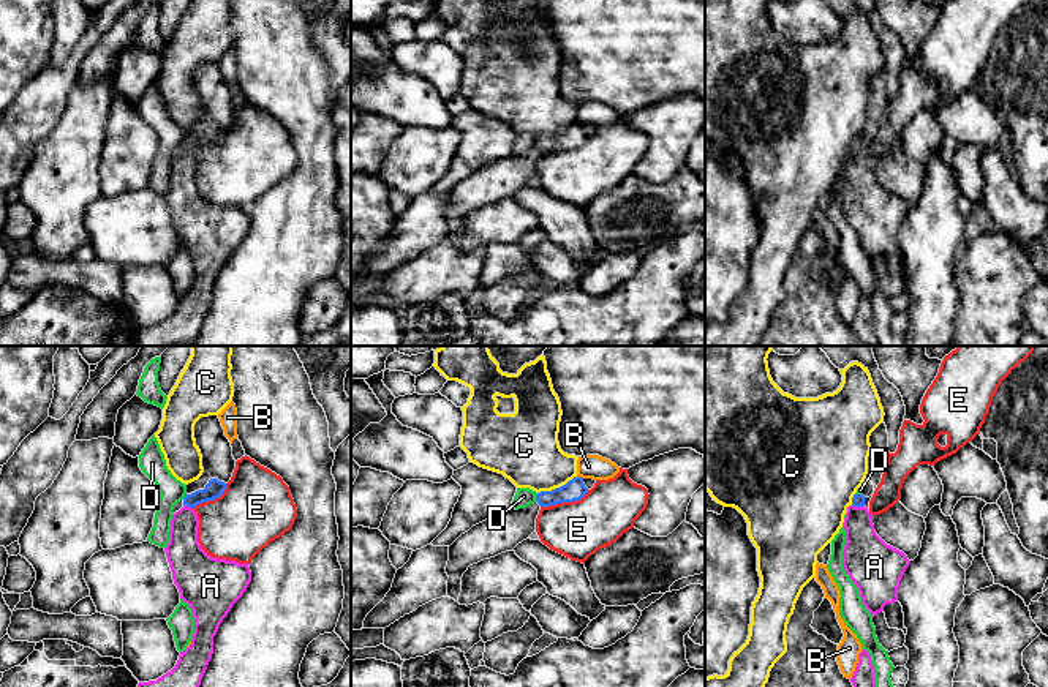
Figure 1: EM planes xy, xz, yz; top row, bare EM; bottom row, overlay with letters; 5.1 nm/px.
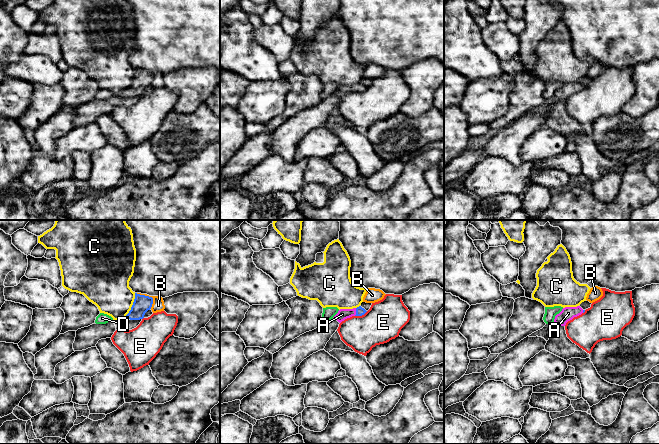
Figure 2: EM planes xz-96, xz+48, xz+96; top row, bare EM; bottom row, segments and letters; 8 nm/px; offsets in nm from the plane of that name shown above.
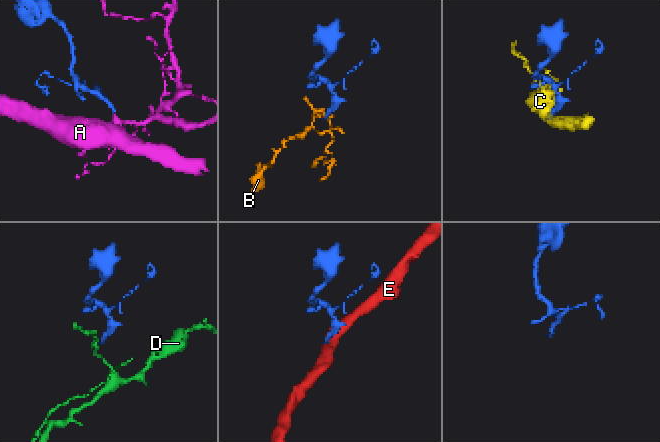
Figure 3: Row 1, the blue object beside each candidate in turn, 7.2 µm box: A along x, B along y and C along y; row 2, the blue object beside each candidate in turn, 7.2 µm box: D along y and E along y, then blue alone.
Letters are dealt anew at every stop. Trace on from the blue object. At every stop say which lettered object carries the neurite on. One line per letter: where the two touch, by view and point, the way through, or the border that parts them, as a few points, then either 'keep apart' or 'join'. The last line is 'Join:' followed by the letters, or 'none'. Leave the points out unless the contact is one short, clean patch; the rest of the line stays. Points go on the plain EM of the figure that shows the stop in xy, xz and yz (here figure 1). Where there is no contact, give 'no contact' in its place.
A: meets blue in xy at (188, 152); runs through xy (214, 135), (198, 142), (188, 152), (184, 171), (184, 199); join
B: meets blue in xz at (580, 123); border along xz (577, 122), (582, 125); keep apart
C: meets blue in xz at (557, 135); keep apart
D: meets blue in xz at (536, 144); border along xz (538, 139), (536, 147); keep apart
E: meets blue in xz at (565, 147); border along xz (588, 136), (579, 146), (541, 153); keep apart
Join: A

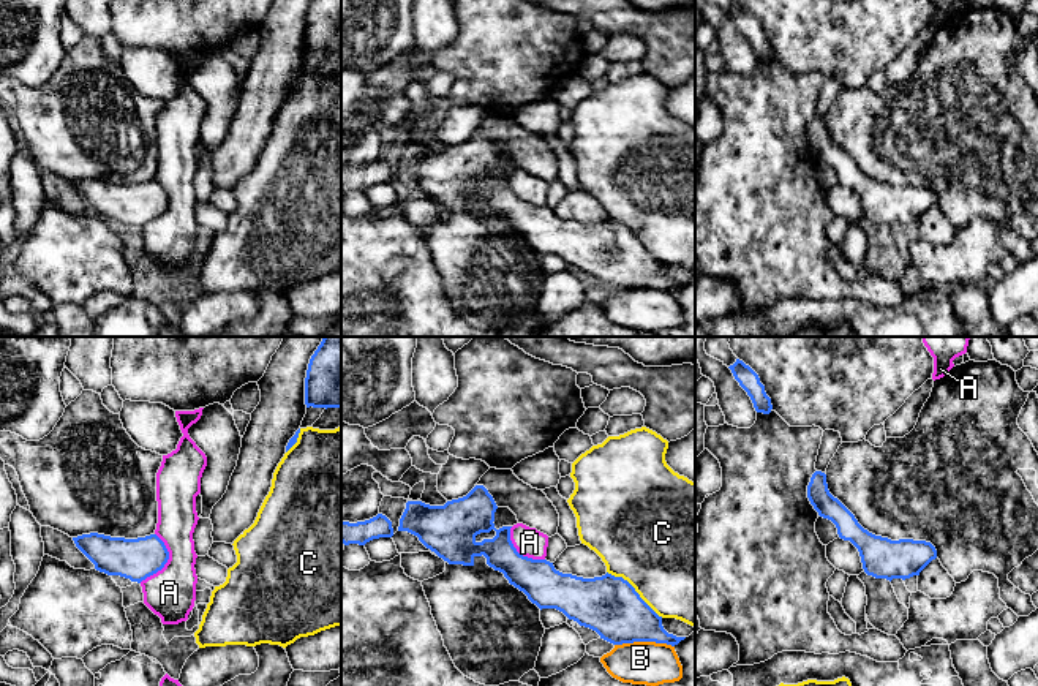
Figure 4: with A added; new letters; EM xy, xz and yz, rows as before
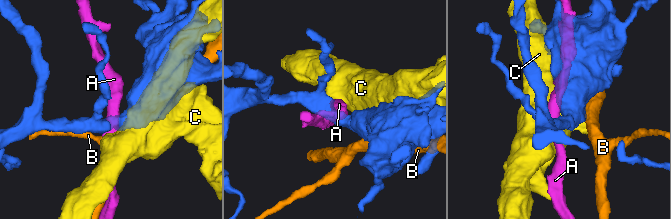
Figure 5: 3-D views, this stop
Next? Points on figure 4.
A: meets blue in xy at (166, 207); border along xy (155, 179), (168, 198), (168, 207), (139, 228); keep apart
B: meets blue in xz at (645, 286); border along xz (615, 290), (665, 288), (673, 293); keep apart
C: meets blue in xz at (634, 236); keep apart
Join: none

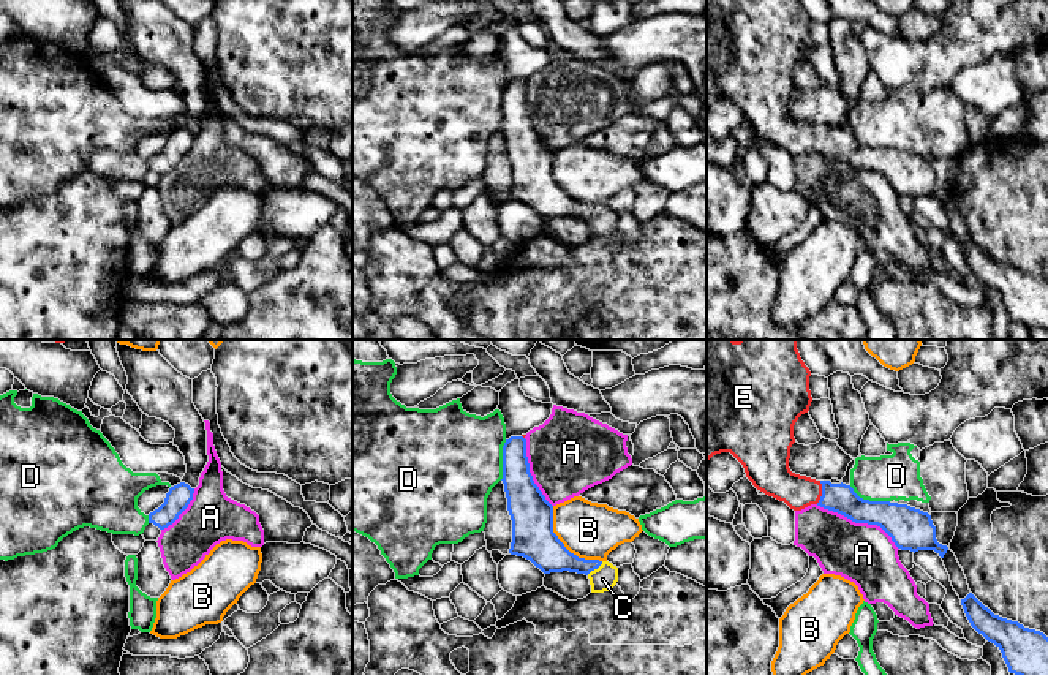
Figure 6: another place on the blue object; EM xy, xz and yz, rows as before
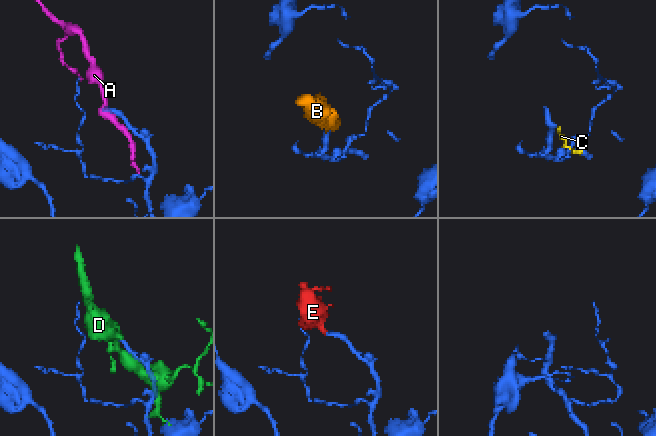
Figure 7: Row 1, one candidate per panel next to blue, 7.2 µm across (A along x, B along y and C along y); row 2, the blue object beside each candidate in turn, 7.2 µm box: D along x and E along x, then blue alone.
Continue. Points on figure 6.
A: meets blue in yz at (859, 168); keep apart
B: meets blue in xz at (563, 190); keep apart
C: meets blue in xz at (595, 214); runs through xz (549, 199), (576, 211), (595, 214), (603, 225); join
D: meets blue in yz at (868, 146); keep apart
E: meets blue in yz at (822, 138); runs through yz (841, 144), (822, 138), (797, 138), (775, 125); join
Join: C, E

